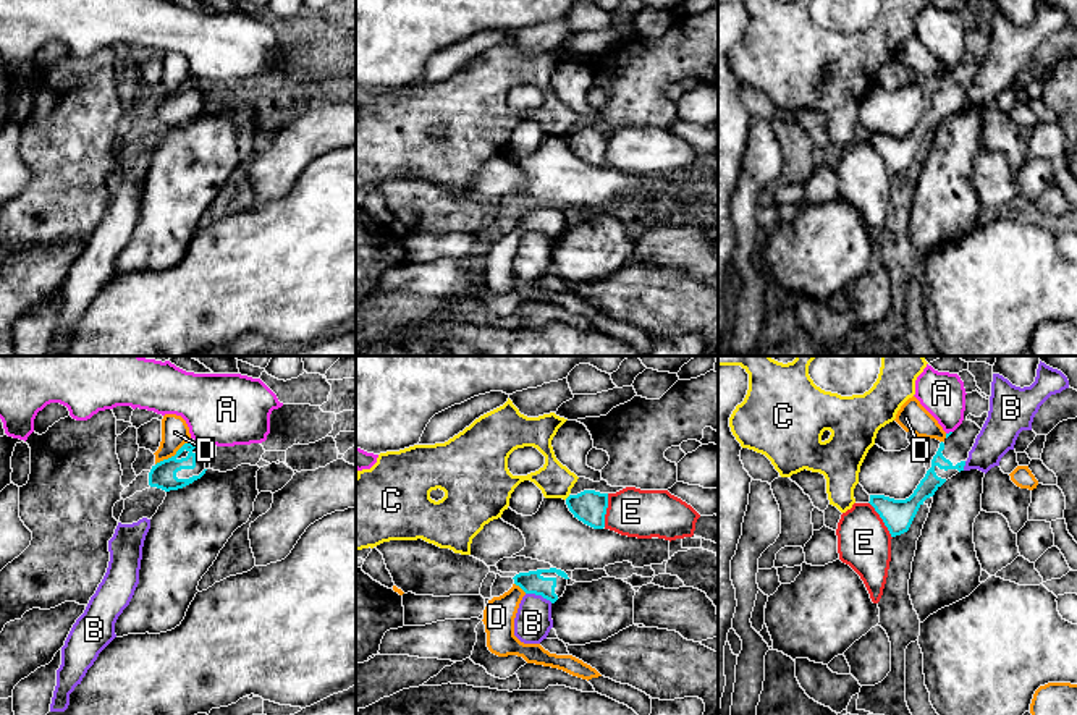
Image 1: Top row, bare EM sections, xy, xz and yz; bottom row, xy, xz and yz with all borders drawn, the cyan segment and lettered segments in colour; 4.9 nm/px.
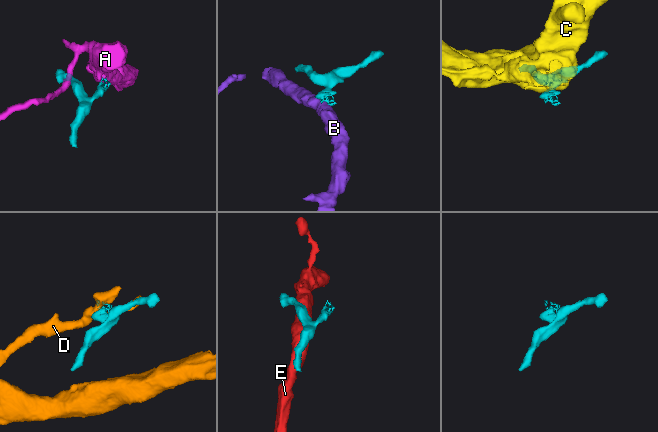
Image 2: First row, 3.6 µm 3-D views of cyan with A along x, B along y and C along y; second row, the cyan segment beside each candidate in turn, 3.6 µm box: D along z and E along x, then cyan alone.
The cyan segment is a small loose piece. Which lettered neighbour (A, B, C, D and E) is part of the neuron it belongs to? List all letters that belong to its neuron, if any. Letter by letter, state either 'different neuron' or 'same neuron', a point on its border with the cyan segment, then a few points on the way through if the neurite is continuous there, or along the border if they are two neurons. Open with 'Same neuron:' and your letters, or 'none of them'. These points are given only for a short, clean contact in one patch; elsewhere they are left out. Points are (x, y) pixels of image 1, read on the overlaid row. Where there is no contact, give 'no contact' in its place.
Same neuron: none of them
A: different neuron; meets cyan in yz at (950, 432); border along yz (951, 431), (946, 434)
B: different neuron; meets cyan in xz at (539, 594); border along xz (526, 592), (534, 592), (552, 602)
C: different neuron; meets cyan in xz at (568, 497); border along xz (570, 495), (565, 499)
D: different neuron; meets cyan in xy at (172, 456); border along xy (188, 440), (173, 455), (156, 465)
E: different neuron; meets cyan in yz at (882, 518)

